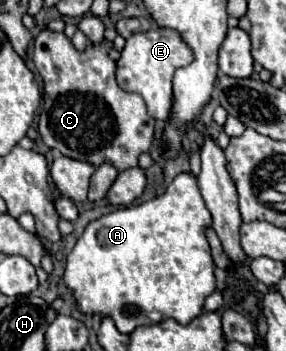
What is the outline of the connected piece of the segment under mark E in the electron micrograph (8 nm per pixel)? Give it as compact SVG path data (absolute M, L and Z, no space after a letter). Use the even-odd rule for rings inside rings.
M151 28L149 32L137 32L127 40L121 52L121 58L117 60L117 84L125 92L137 92L145 100L147 112L155 120L167 120L171 112L171 104L173 104L171 80L173 80L175 68L187 66L191 62L193 62L193 52L181 40L177 32L163 30L163 28Z

